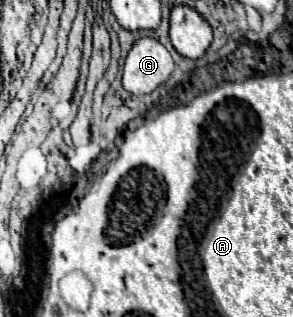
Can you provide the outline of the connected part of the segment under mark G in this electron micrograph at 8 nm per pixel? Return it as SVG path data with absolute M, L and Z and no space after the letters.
M139 38L125 58L123 88L135 96L151 94L169 80L173 60L167 48L155 38Z

